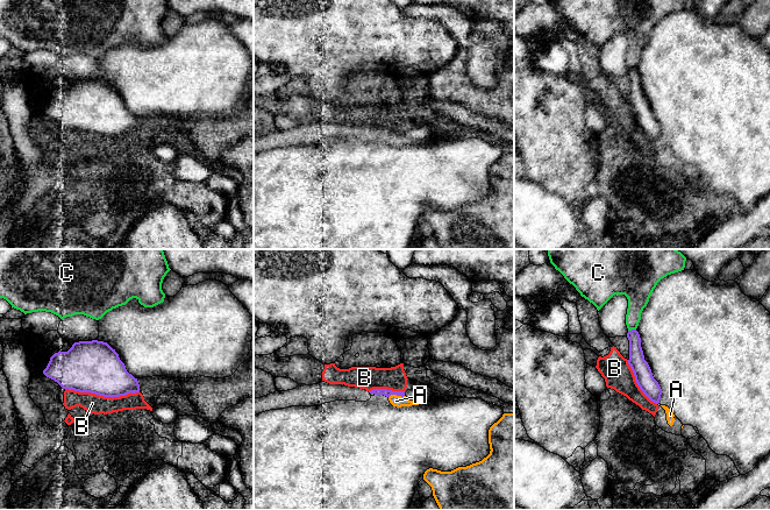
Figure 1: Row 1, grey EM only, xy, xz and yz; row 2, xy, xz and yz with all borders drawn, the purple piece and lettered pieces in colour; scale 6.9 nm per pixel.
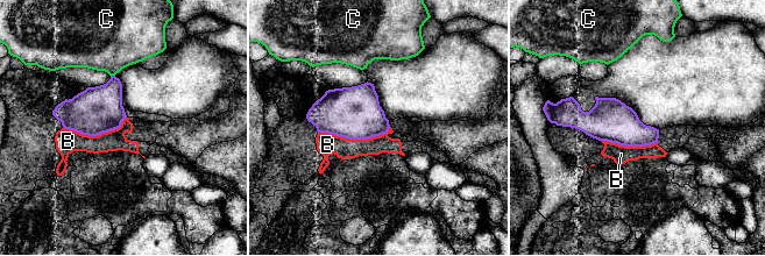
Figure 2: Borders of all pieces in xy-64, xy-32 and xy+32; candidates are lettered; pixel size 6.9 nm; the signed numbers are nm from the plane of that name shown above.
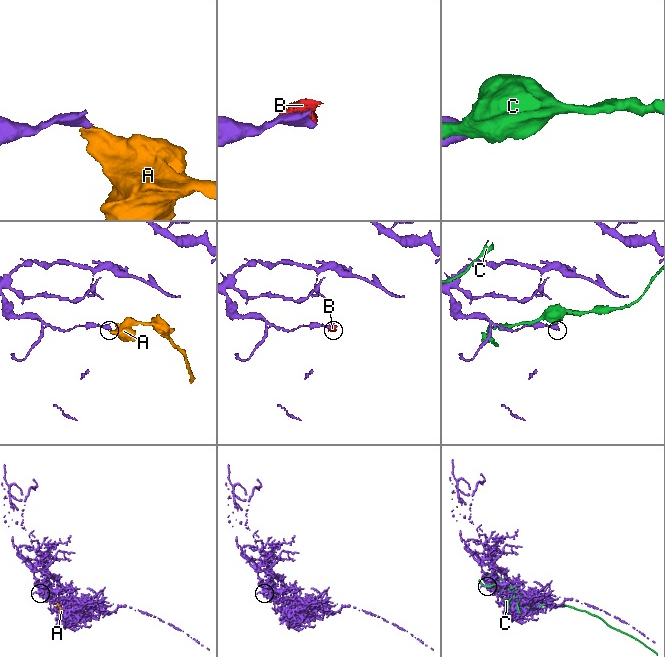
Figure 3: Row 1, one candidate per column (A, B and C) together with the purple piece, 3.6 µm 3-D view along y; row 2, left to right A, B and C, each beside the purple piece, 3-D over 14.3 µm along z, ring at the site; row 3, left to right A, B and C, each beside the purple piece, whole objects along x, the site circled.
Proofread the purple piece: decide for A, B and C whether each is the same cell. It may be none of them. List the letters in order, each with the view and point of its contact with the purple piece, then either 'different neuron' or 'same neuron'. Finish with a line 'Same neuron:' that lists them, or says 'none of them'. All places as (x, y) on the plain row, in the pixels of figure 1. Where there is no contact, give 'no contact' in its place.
A: contact xz (396, 133); different neuron
B: contact xy (102, 134); different neuron
C: contact yz (632, 69); different neuron
Same neuron: none of them

